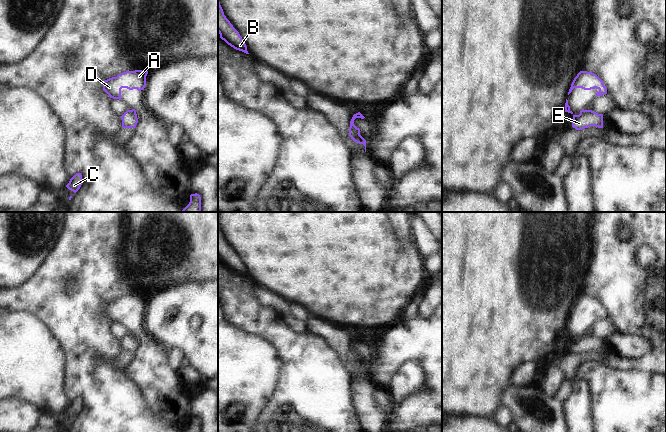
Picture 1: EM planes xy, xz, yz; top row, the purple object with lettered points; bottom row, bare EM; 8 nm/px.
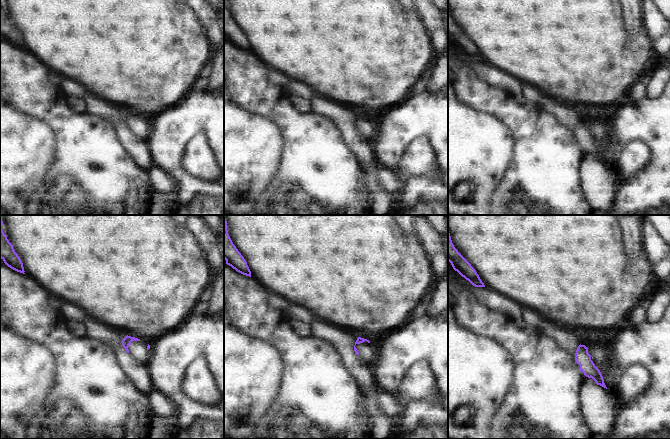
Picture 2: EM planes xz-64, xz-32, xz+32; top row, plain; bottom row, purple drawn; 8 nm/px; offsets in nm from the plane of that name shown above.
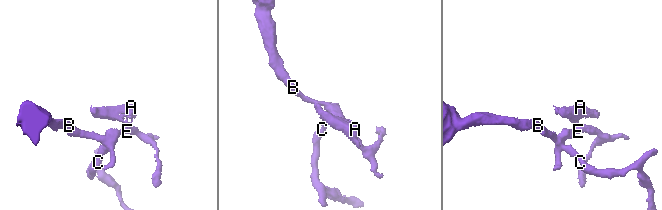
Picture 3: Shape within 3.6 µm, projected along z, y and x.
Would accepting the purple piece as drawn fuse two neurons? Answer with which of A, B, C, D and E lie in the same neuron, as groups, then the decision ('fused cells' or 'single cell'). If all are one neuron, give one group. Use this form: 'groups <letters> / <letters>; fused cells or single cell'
groups A D / B C E; fused cells

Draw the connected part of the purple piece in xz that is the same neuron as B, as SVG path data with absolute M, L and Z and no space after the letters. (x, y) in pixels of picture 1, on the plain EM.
M218 221L218 257L220 262L224 264L228 269L236 274L249 278L247 270L240 260L239 256L233 251L230 245L224 239L223 233L219 226Z

